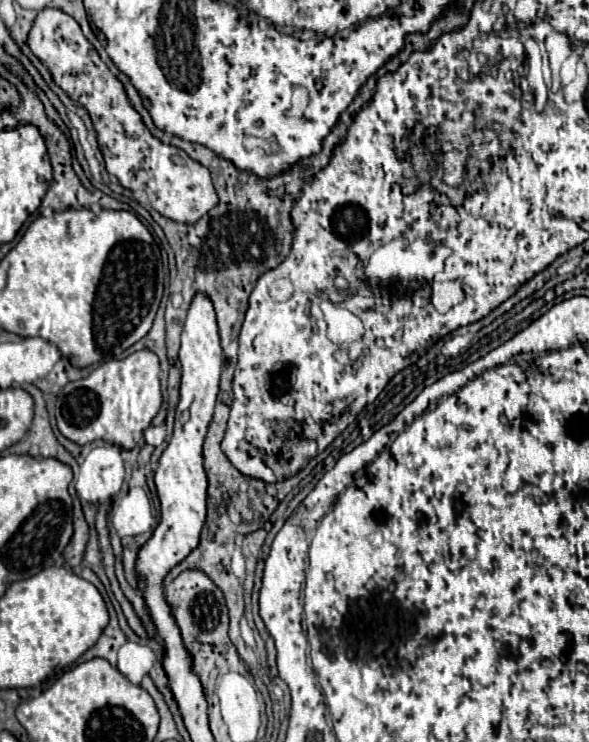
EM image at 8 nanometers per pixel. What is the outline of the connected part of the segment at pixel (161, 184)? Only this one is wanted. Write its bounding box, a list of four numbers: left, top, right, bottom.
[28,8,218,226]

